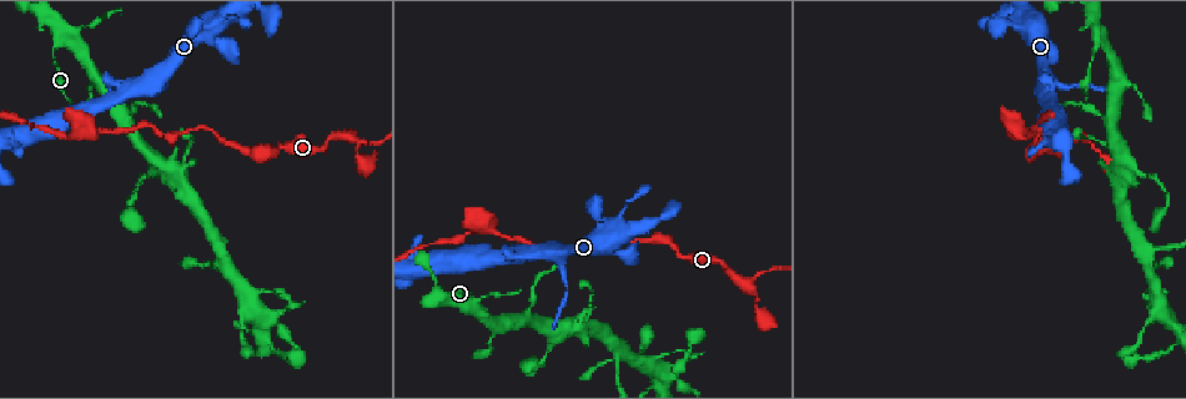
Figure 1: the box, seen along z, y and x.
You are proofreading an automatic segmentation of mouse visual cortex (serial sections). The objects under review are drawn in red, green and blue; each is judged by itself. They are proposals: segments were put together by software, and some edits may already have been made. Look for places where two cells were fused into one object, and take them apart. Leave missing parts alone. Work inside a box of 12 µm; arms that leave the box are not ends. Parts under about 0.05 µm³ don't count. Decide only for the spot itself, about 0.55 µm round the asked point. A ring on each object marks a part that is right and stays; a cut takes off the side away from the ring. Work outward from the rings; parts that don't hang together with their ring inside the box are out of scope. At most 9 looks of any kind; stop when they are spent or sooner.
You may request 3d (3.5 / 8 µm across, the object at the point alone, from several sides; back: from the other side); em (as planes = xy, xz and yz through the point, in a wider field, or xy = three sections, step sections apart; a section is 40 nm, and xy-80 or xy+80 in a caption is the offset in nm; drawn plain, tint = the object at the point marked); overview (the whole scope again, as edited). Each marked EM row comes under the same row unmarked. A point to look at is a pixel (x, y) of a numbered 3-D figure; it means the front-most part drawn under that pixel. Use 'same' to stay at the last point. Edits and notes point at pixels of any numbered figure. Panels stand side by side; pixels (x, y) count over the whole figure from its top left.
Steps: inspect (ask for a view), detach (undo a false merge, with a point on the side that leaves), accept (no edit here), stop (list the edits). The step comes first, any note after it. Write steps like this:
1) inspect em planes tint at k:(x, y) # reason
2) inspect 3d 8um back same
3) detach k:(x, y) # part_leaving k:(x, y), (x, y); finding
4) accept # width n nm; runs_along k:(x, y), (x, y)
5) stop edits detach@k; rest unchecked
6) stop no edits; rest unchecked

inspect 3d 3.5um at 1:(595, 206) # sharp bend

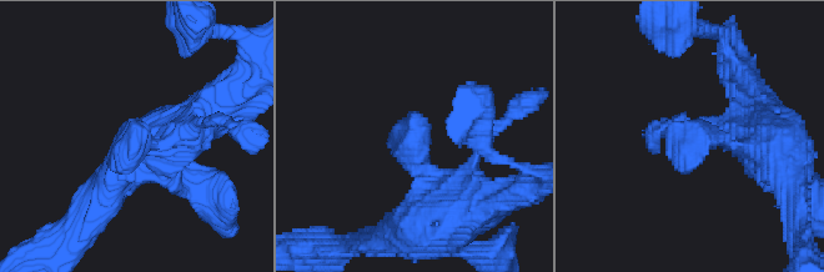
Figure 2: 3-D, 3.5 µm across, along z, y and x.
inspect em xy step 2 tint at 2:(134, 135)

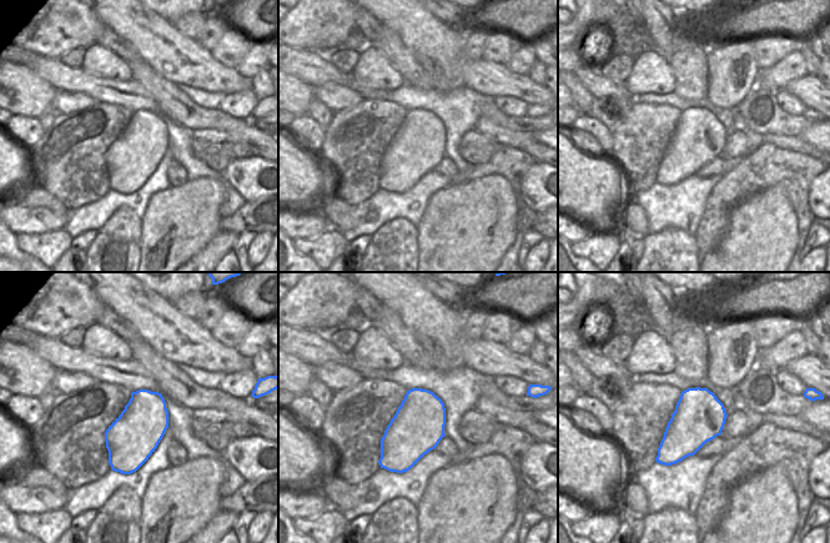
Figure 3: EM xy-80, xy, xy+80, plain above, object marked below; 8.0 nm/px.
accept # runs_along 2:(447, 213), (412, 156), (408, 127); one cell here

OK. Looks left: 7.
inspect em xy step 1 tint at 1:(1020, 131) # three arms meet

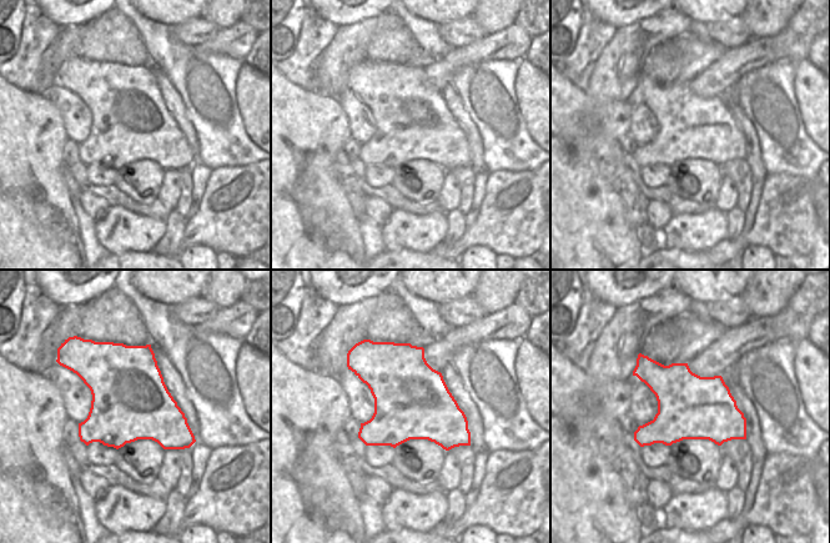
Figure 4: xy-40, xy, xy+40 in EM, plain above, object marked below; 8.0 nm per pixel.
inspect 3d 3.5um same # wider look

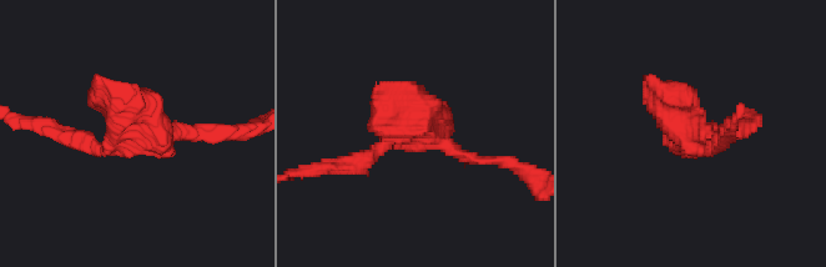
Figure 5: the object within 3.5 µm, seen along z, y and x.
accept # runs_along 5:(494, 160), (413, 131), (376, 84); all the same cell

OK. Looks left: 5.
inspect 3d 3.5um at 1:(284, 309) # sharp bend

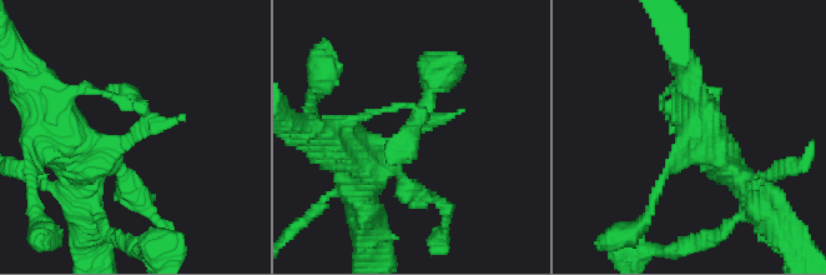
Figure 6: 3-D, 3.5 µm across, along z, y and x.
inspect em xy step 1 tint at 6:(137, 133)

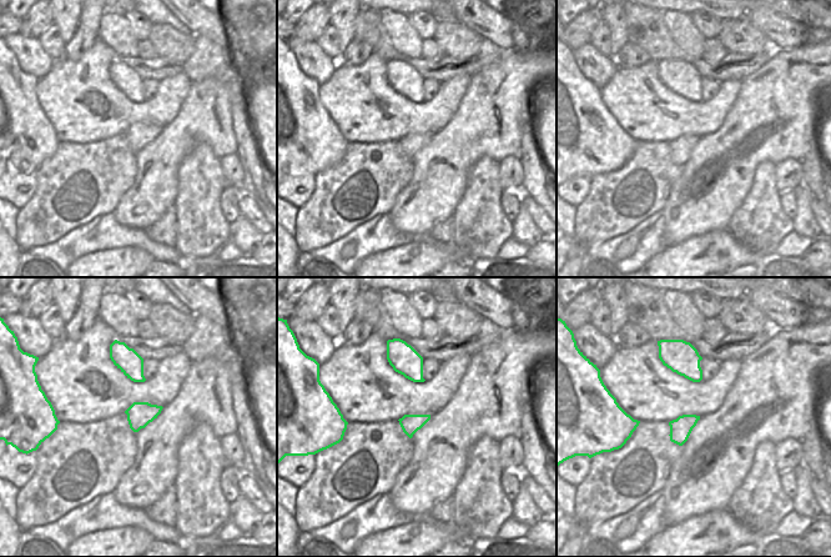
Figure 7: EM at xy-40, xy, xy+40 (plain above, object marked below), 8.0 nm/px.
accept # runs_along 6:(77, 148), (109, 159), (146, 124), (112, 90); all the same cell

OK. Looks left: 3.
inspect 3d 3.5um at 1:(1145, 173) # thick turns thin

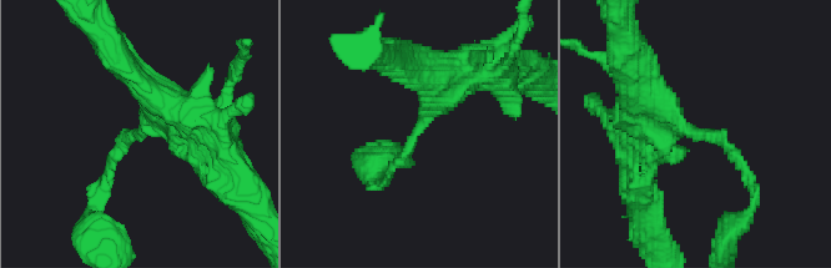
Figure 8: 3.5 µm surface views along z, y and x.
inspect em xy step 2 tint at 8:(694, 129) # arm_widths 100, 400 nm; now the EM

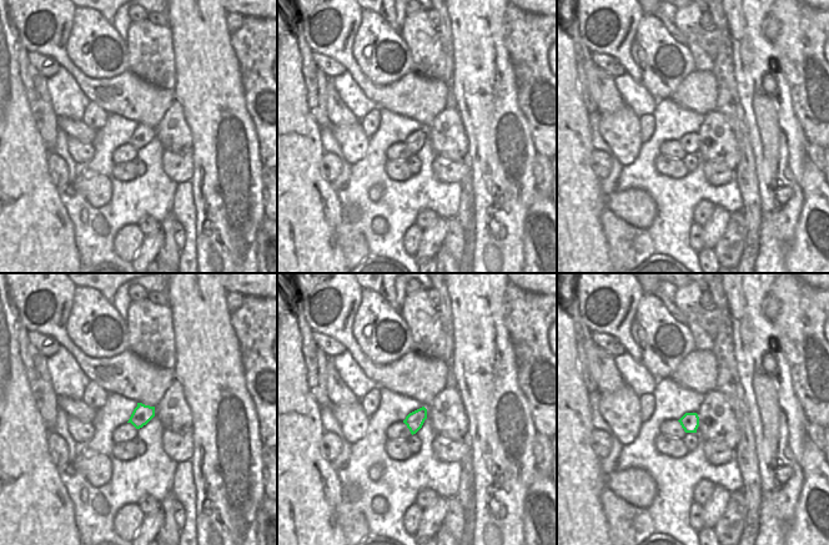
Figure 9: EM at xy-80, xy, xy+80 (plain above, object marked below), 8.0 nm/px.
accept # runs_along 8:(640, 81), (684, 127), (723, 138), (745, 173); all the same cell

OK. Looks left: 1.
stop no edits; rest unchecked

